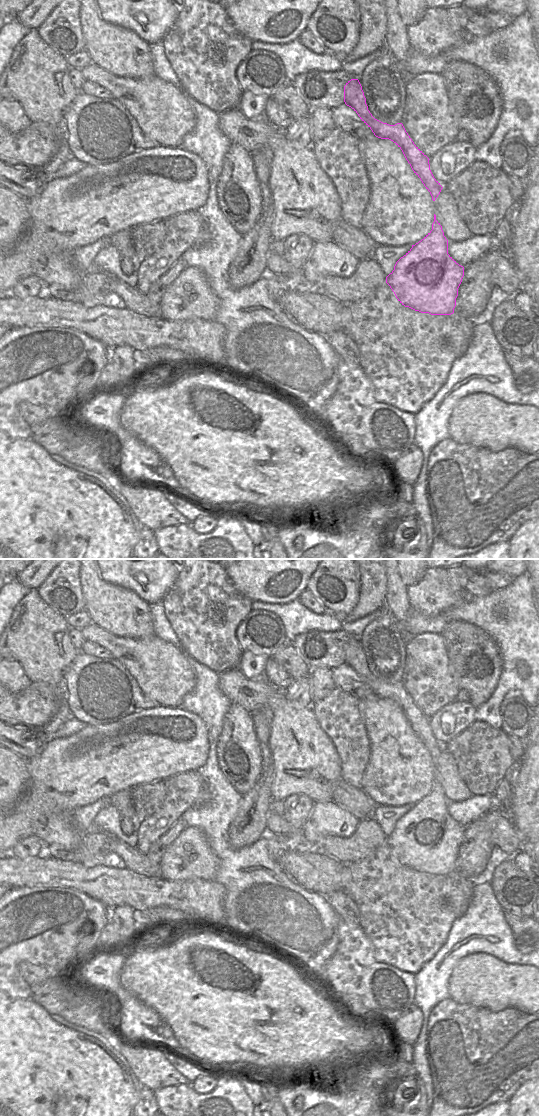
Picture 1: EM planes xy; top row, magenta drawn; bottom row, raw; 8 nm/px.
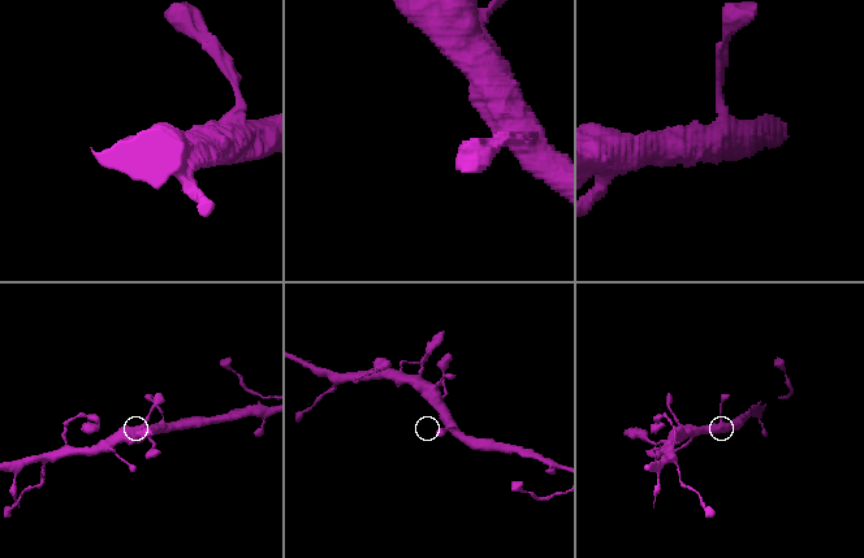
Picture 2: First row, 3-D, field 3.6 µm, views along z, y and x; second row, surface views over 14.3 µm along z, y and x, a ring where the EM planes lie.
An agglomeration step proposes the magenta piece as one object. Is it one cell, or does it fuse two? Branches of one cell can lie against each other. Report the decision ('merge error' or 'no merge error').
no merge error

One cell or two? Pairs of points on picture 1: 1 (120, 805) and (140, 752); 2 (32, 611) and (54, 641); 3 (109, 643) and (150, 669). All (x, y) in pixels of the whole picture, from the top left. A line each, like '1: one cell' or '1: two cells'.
1: two cells
2: one cell
3: one cell

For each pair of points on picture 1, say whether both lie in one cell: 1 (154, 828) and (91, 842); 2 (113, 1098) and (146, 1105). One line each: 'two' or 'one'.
1: two
2: two

